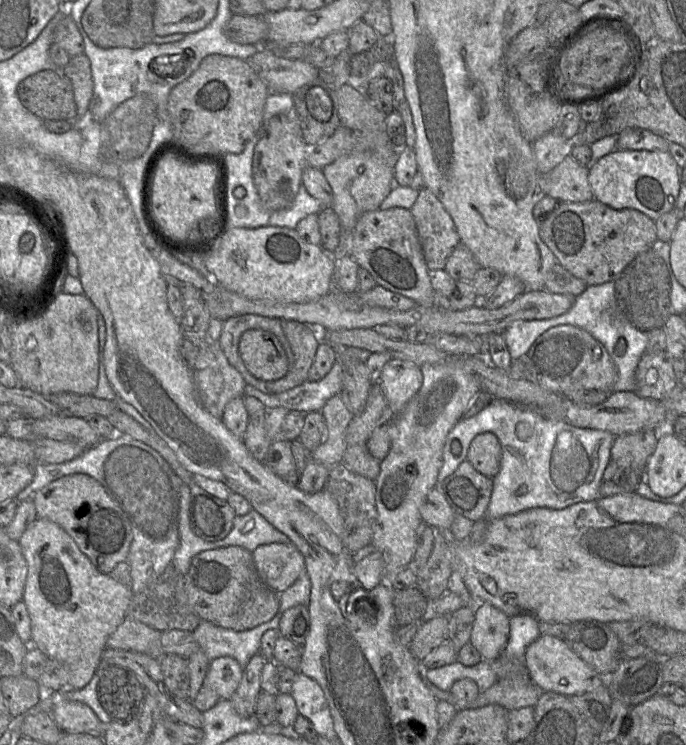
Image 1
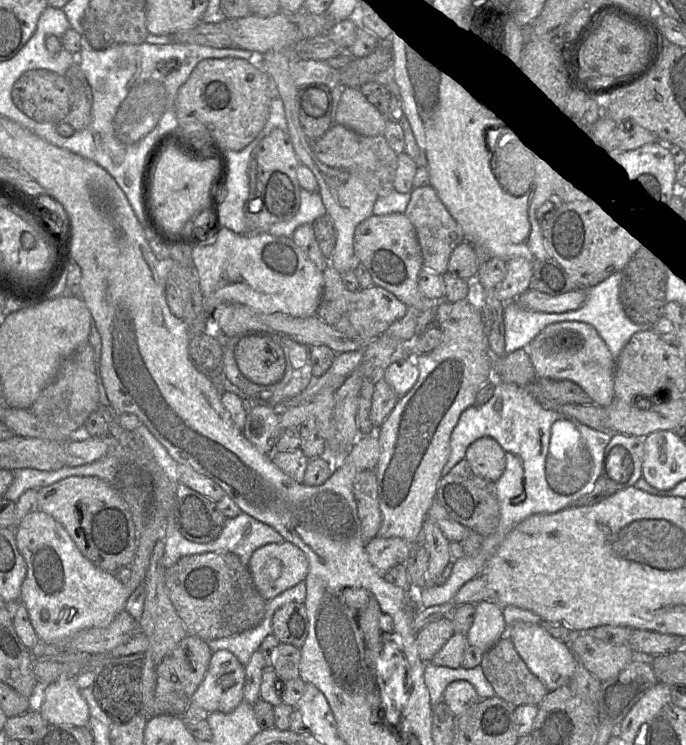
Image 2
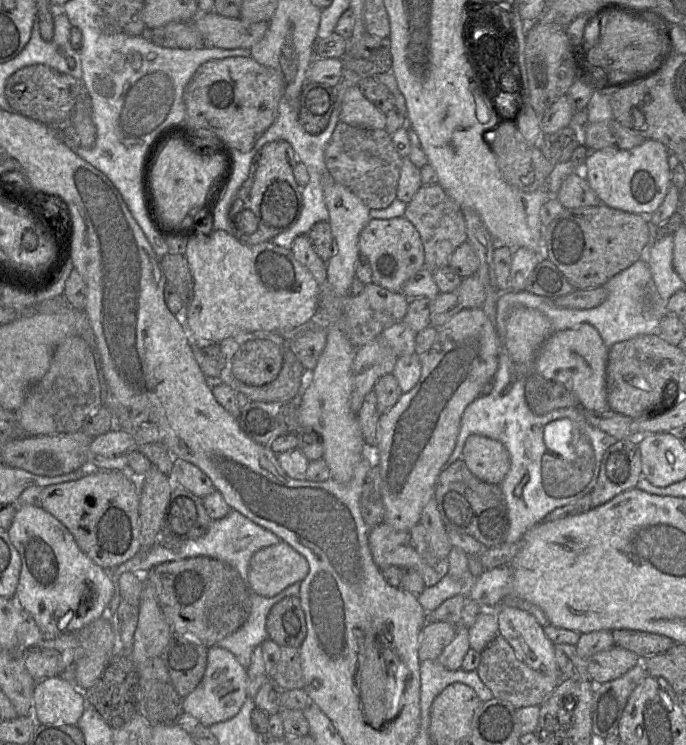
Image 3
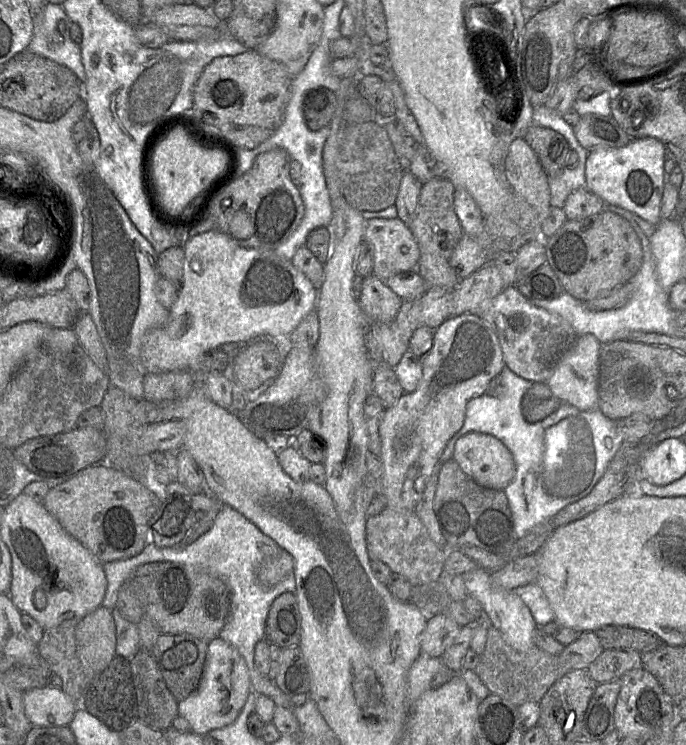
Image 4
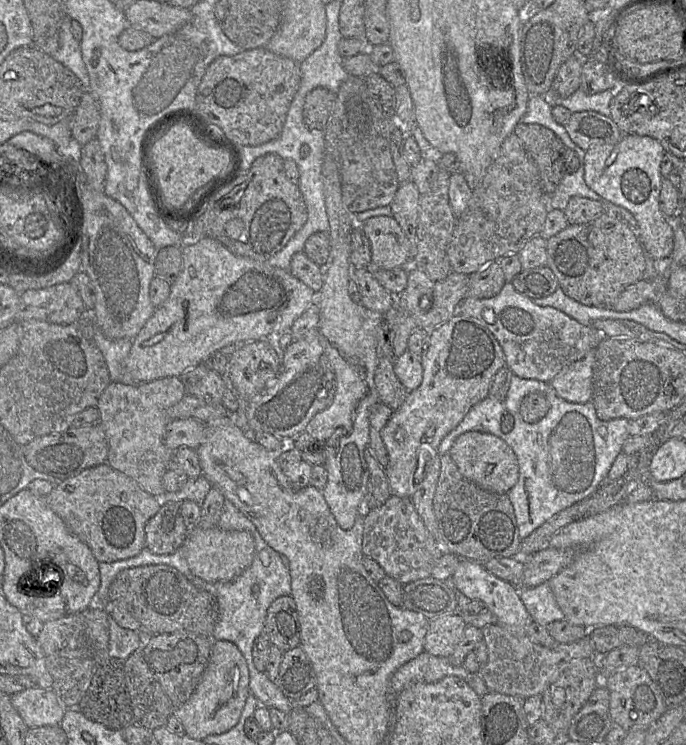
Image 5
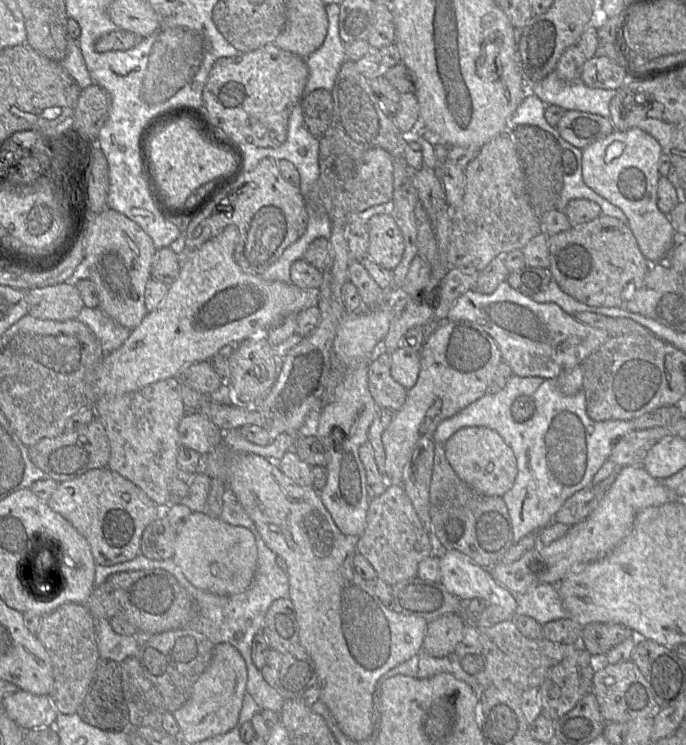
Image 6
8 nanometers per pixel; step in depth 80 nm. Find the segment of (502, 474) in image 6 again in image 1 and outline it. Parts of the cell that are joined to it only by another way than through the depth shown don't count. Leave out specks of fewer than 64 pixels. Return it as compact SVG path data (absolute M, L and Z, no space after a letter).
M491 432L478 434L470 443L467 458L479 473L495 477L500 470L502 448L498 438Z

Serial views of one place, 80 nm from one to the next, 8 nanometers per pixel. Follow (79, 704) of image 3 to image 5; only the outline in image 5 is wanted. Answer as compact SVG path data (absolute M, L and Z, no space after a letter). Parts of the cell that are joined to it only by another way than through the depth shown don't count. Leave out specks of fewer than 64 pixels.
M32 687L11 696L11 703L28 728L60 725L66 708L52 689Z

